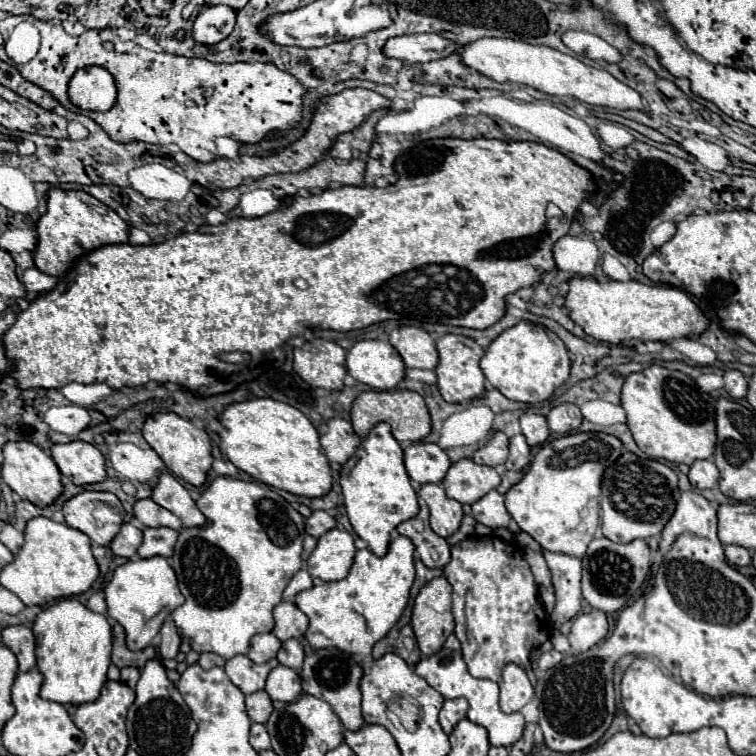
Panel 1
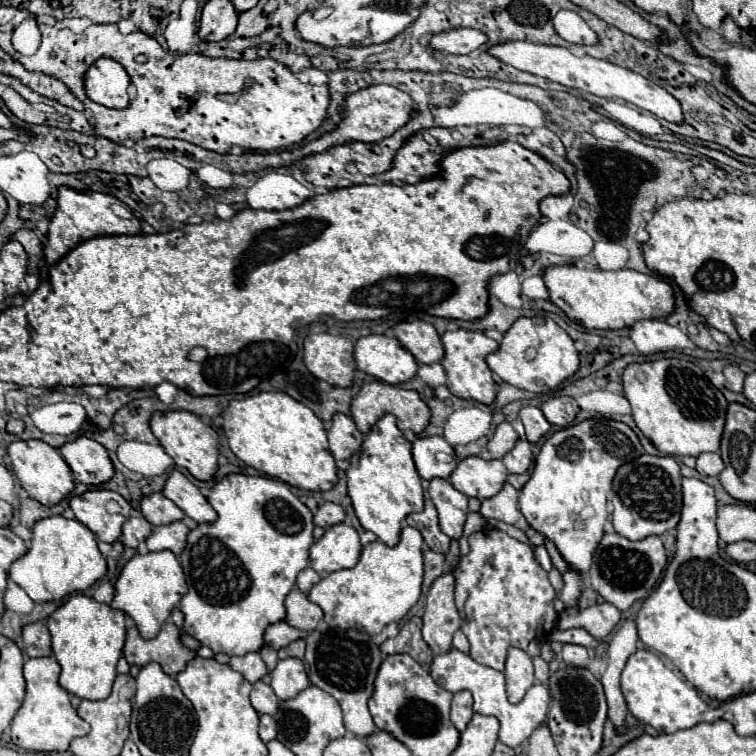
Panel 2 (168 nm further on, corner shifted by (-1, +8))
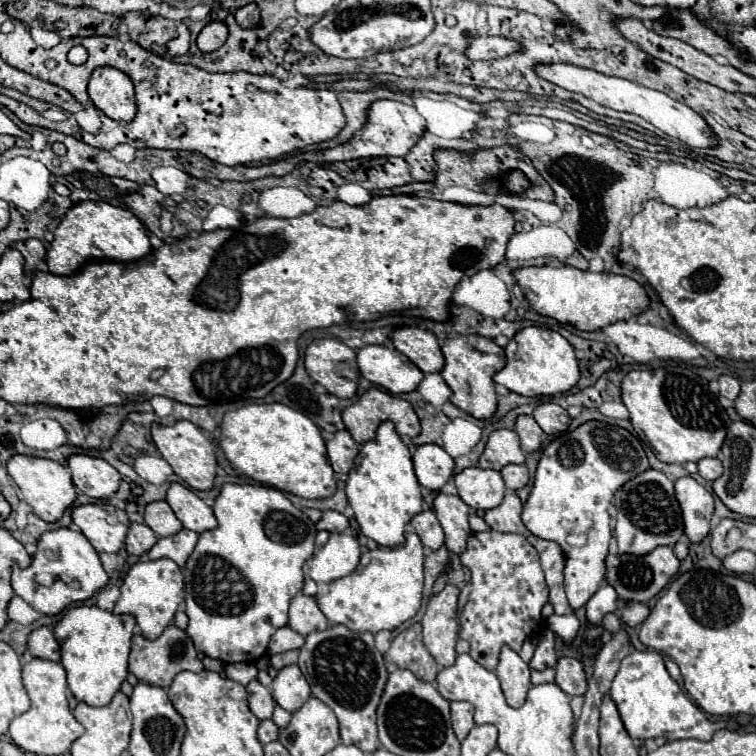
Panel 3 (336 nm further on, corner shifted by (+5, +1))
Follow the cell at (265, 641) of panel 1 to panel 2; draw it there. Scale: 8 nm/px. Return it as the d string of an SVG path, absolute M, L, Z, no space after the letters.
M281 621L279 625L271 625L271 627L267 629L267 633L265 633L265 645L273 647L273 649L281 649L281 647L287 647L289 643L293 643L293 641L297 641L297 639L301 639L301 637L305 639L307 633L301 631L301 629L291 627L291 625L285 623L285 621Z

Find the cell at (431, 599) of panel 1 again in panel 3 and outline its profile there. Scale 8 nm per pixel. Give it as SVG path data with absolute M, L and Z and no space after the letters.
M447 584L439 594L429 598L425 616L421 620L423 644L439 666L451 666L457 656L457 596L459 588Z

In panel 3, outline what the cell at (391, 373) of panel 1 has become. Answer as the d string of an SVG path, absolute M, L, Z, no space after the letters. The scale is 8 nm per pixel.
M363 346L357 350L357 366L363 378L391 394L405 394L419 386L423 372L399 350L389 346Z

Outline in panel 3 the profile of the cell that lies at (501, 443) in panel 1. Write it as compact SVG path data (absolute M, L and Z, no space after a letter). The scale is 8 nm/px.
M495 430L489 434L485 452L481 454L477 466L501 470L507 464L521 464L523 450L519 444L519 436L513 430Z

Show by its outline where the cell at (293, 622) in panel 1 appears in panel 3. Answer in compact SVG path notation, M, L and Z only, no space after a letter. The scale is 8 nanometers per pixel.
M297 594L289 606L289 628L299 632L301 636L311 634L313 630L325 630L327 618L317 608L313 596Z

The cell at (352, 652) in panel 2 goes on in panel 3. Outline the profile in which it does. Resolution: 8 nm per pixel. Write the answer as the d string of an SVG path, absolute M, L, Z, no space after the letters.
M329 626L323 632L311 632L299 650L299 668L309 680L315 698L325 702L339 720L343 744L353 744L363 752L379 748L375 708L387 682L387 670L381 652L375 648L373 634L351 632L345 626Z

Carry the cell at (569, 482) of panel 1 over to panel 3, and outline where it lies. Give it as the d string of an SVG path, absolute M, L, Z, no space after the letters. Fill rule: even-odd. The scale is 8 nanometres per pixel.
M585 422L581 424L577 430L573 430L567 438L555 438L541 454L541 460L537 464L537 472L535 472L535 482L531 488L531 494L523 506L521 512L521 520L525 524L525 528L535 534L537 538L543 540L553 540L561 546L561 550L565 552L565 570L563 570L563 584L565 584L565 594L569 600L569 606L573 610L579 610L581 606L587 604L587 600L597 592L597 588L601 586L603 578L605 578L605 556L607 556L607 548L609 548L609 538L611 538L611 526L609 526L609 514L607 514L607 506L613 498L613 494L633 476L645 472L649 468L645 450L641 446L641 442L627 432L625 428L619 426L611 426L605 422ZM573 536L585 536L585 544L583 546L575 546L573 544Z

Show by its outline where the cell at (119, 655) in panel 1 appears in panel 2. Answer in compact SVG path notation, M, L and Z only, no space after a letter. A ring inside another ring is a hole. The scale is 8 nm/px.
M167 621L155 639L143 639L133 623L127 627L127 641L123 657L137 667L143 667L151 661L159 663L167 675L181 673L185 665L197 657L197 653L181 643L181 629L173 621ZM177 629L177 637L175 637ZM177 641L177 645L175 645Z

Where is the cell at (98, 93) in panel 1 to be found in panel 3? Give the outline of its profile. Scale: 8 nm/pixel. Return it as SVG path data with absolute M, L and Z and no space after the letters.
M99 66L89 80L91 102L109 118L131 122L135 118L135 90L131 78L111 66Z

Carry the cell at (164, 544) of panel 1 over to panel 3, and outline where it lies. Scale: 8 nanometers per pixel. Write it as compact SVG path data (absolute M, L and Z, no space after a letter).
M181 530L173 536L165 536L165 538L159 538L157 544L147 552L147 556L151 560L159 560L159 558L169 558L173 560L177 566L183 566L189 558L189 554L193 552L195 548L195 542L197 542L197 532L193 530Z

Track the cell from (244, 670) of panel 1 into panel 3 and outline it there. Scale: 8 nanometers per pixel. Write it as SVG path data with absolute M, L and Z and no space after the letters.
M227 664L225 674L229 680L235 680L247 686L251 680L257 678L257 666L255 664Z

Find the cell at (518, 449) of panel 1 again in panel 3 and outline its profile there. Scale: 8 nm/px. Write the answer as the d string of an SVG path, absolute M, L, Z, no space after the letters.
M507 464L503 470L501 470L501 476L507 484L507 488L511 490L519 490L527 484L529 480L529 474L527 474L527 466L525 464Z

